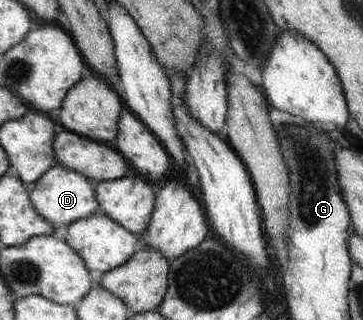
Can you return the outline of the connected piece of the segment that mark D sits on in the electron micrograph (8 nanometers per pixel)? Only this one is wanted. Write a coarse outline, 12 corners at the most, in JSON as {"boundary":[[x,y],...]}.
{"boundary":[[57,164],[29,191],[58,228],[99,212],[96,183]]}

